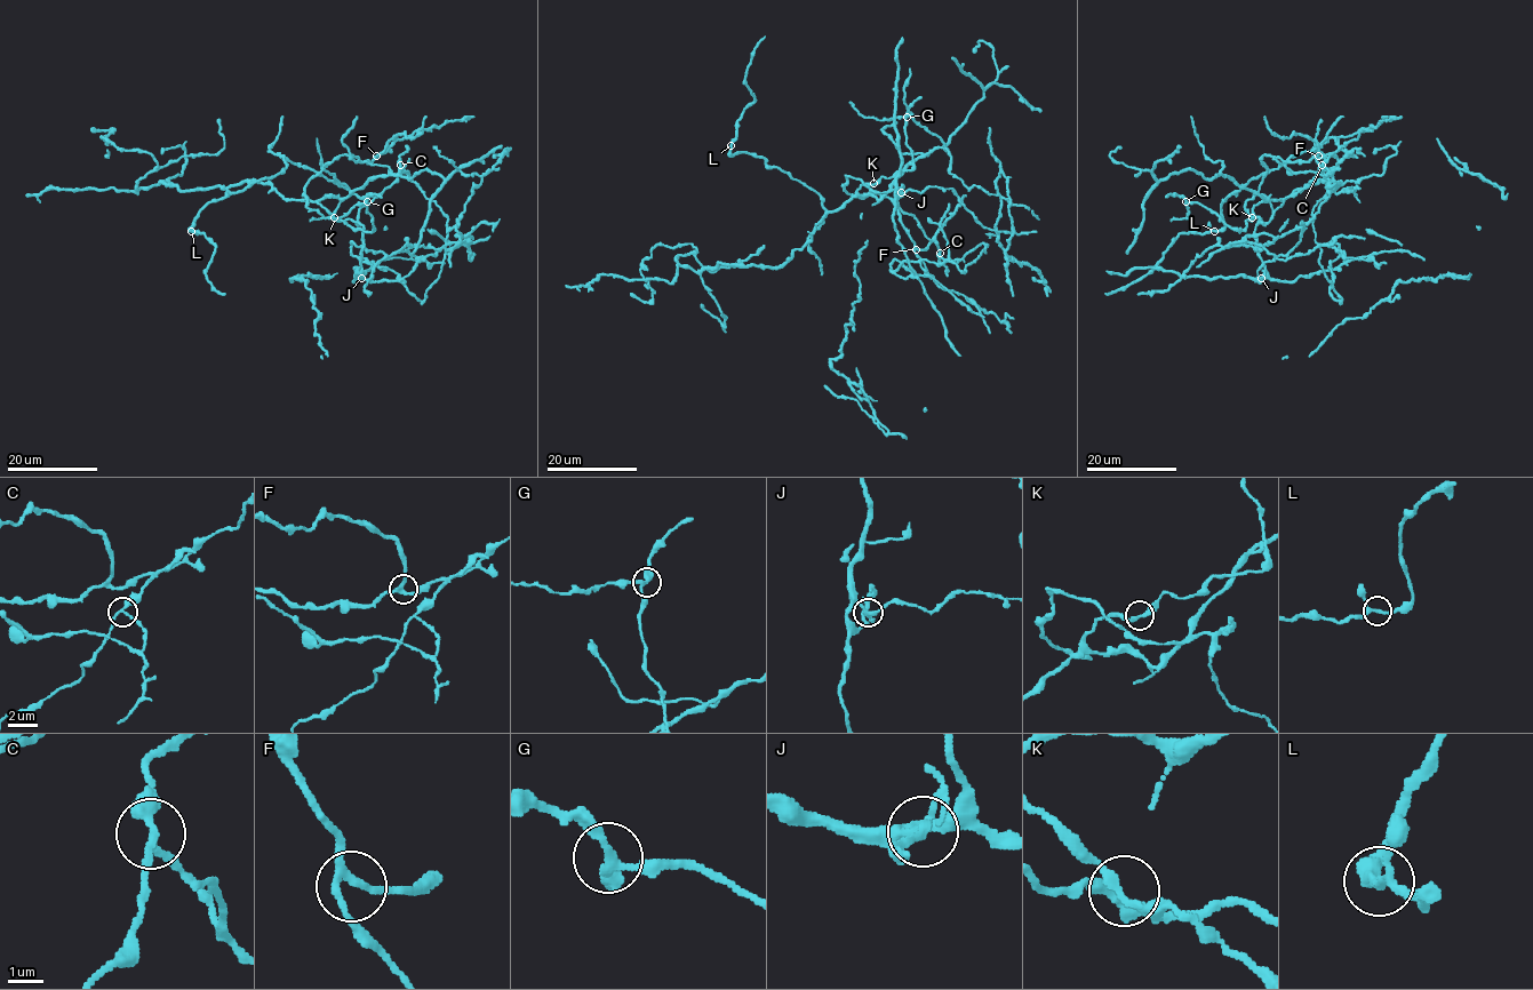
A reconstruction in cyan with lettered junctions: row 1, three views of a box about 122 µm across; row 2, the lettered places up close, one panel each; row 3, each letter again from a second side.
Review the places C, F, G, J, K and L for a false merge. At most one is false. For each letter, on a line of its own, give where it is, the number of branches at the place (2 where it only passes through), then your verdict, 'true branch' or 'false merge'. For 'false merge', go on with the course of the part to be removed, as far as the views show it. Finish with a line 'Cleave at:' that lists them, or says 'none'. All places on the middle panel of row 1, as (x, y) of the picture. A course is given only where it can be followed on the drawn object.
C: place (940, 253); branches 3; false merge
F: place (916, 249); branches 3; true branch
G: place (907, 117); branches 3; true branch
J: place (901, 192); branches 3; true branch
K: place (873, 183); branches 3; true branch
L: place (731, 145); branches 3; true branch
Cleave at: C

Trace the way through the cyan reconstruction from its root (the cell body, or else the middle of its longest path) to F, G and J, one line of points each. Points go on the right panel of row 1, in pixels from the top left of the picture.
F: (1278, 207), (1266, 223), (1259, 223), (1260, 218), (1245, 208), (1267, 169), (1261, 157), (1296, 161), (1318, 156)
G: (1278, 207), (1268, 222), (1259, 223), (1261, 220), (1253, 215), (1239, 232), (1215, 213), (1197, 202), (1186, 201)
J: (1278, 207), (1268, 222), (1255, 226), (1253, 233), (1258, 257), (1264, 266), (1261, 278)

